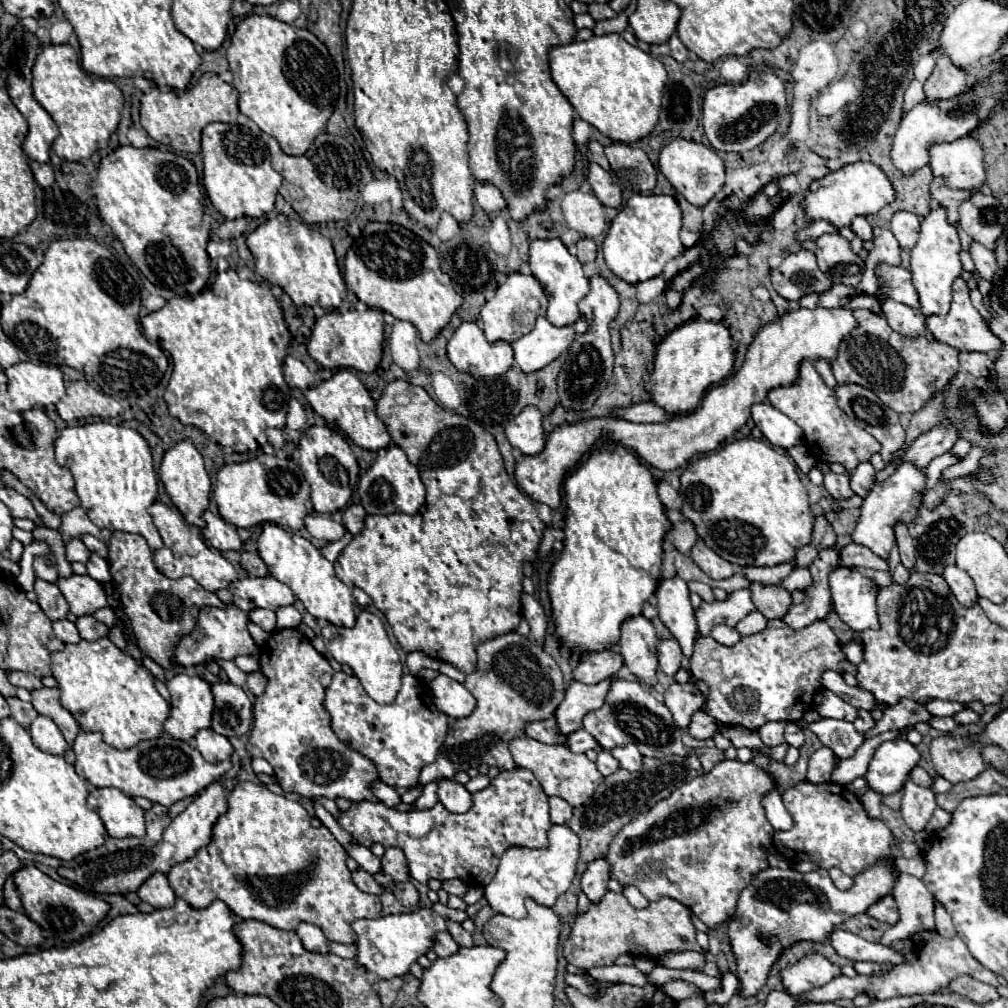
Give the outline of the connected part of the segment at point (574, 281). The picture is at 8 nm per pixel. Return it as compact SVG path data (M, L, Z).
M536 239L530 243L530 271L532 275L540 281L548 295L548 309L546 309L546 319L554 327L566 327L576 323L580 319L578 313L578 301L588 295L588 279L584 277L580 261L564 247L560 239Z

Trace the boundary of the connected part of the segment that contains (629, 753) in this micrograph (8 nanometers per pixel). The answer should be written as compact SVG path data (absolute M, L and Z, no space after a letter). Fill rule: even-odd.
M630 743L630 745L624 745L624 747L616 747L612 749L612 755L620 761L620 767L622 769L628 769L628 771L638 771L642 767L642 755L640 751Z

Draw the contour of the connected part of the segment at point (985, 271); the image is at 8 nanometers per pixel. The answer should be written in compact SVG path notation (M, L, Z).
M972 243L970 255L972 255L972 259L974 259L976 271L978 271L986 281L992 281L996 269L998 269L998 263L996 263L994 253L992 253L990 249L986 249L984 245L980 245L980 243Z

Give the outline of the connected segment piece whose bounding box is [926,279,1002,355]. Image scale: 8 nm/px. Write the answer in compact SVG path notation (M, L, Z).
M956 279L954 281L954 293L952 293L952 307L948 311L948 315L930 315L926 319L926 327L928 331L942 343L956 347L958 351L982 351L982 353L992 353L996 355L1002 349L1002 341L990 331L988 321L974 309L972 301L970 301L970 289L966 285L964 279Z

